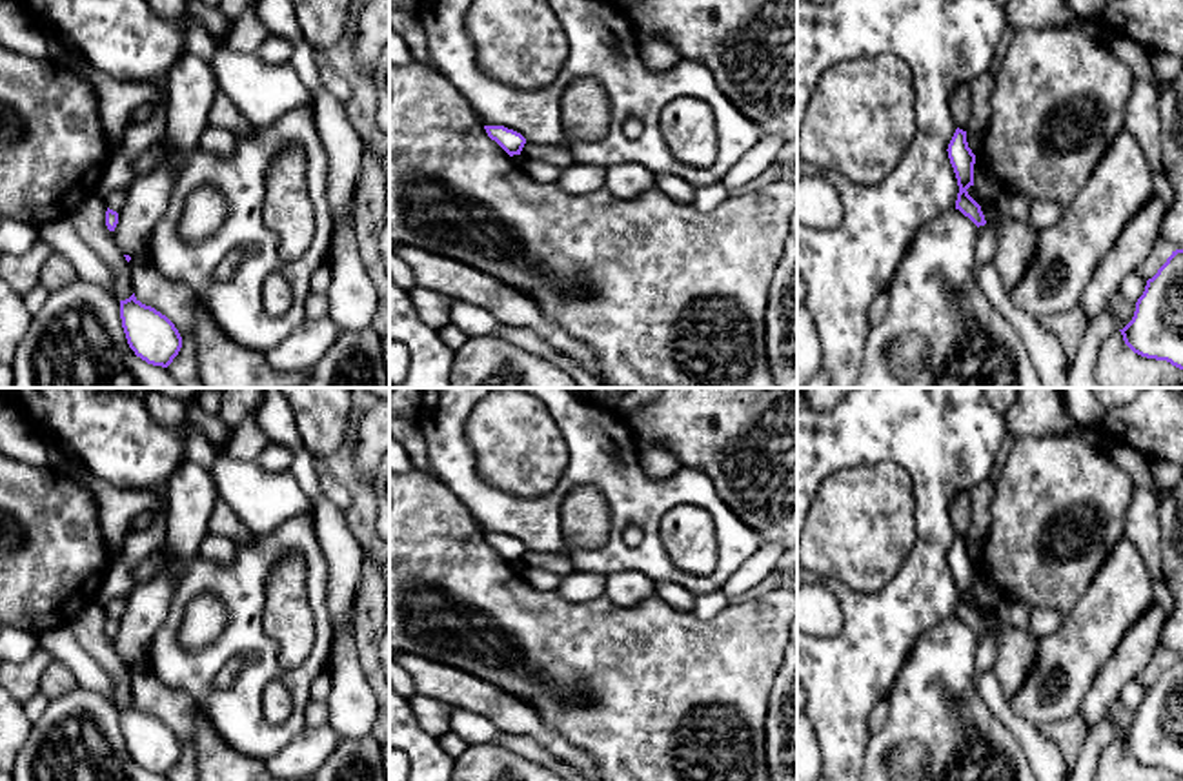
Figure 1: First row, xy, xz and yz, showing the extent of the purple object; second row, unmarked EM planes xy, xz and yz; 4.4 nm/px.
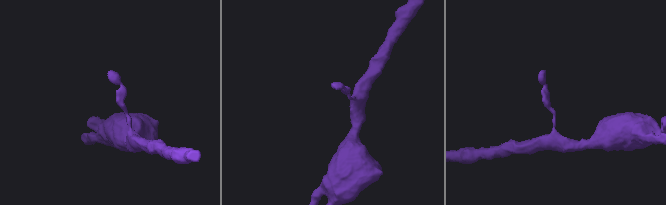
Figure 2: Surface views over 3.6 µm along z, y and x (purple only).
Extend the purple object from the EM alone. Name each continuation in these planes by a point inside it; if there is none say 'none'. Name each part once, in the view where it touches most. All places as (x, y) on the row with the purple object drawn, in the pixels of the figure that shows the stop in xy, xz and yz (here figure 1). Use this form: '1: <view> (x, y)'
none

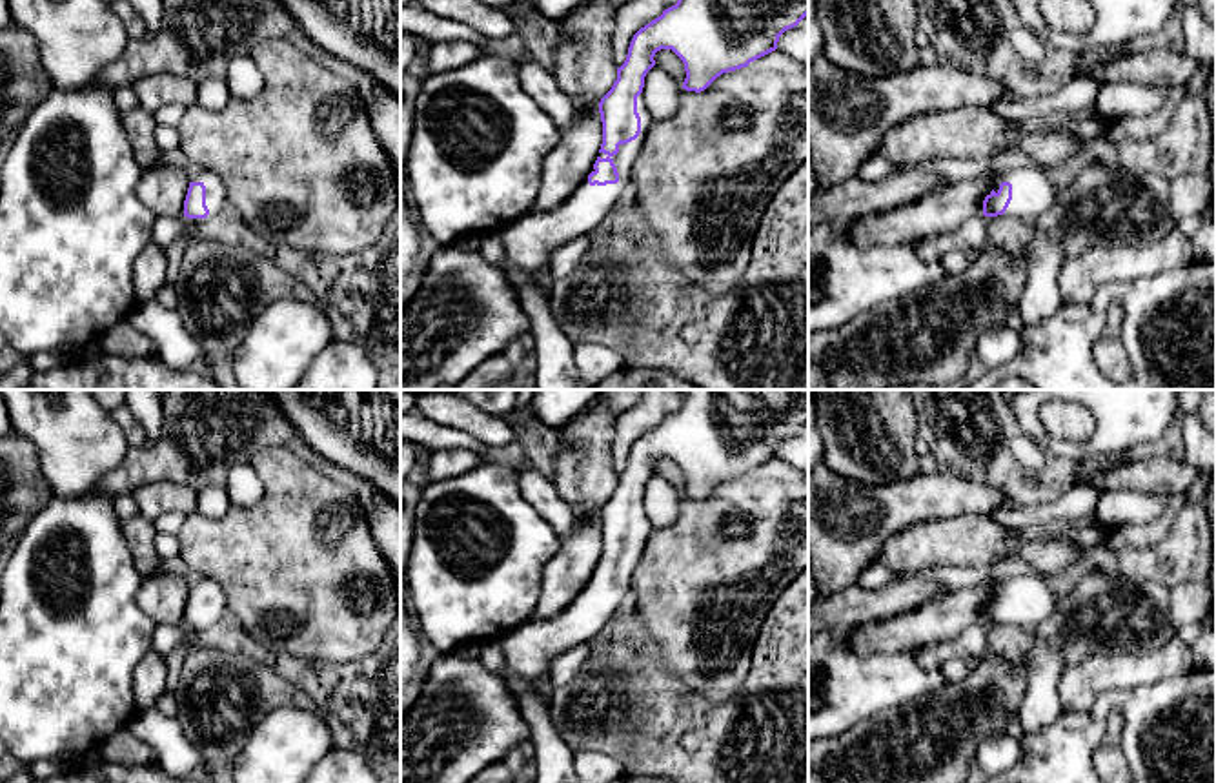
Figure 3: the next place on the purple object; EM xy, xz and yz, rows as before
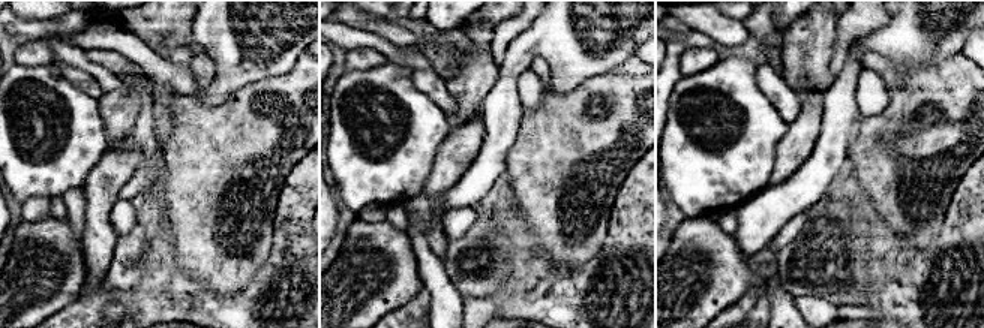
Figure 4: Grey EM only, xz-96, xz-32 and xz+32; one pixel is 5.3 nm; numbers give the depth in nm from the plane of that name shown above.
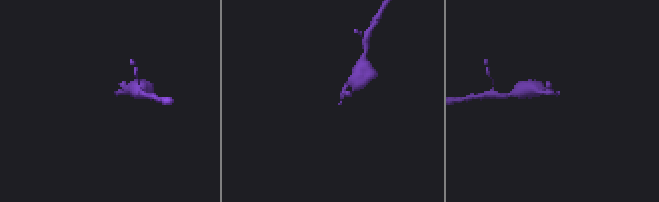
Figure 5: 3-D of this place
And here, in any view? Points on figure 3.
1: xz (528, 243)

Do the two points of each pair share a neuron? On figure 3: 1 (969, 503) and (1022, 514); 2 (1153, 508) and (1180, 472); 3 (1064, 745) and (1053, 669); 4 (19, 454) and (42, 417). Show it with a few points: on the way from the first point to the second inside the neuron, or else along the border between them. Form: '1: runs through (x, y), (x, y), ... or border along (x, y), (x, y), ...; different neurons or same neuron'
1: border along (998, 507), (987, 514); different neurons
2: border along (1122, 488), (1176, 494), (1180, 498); different neurons
3: border along (1065, 711), (1051, 723), (1023, 736); different neurons
4: border along (19, 434), (35, 448), (39, 468), (46, 479); different neurons

